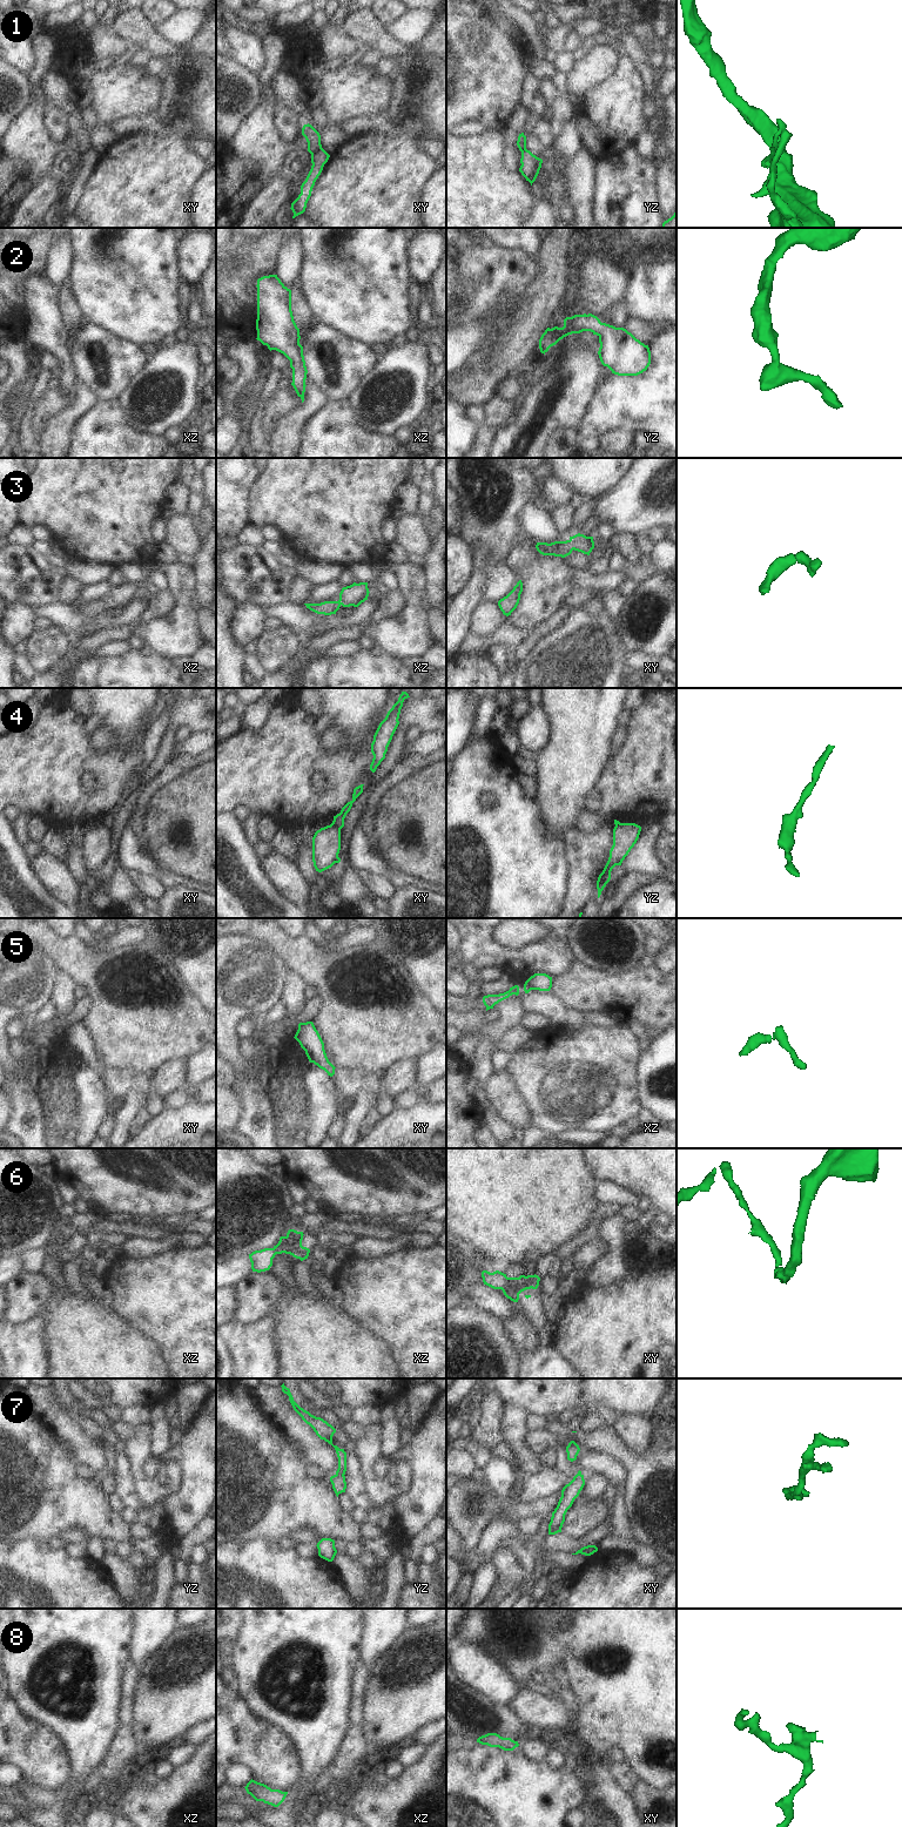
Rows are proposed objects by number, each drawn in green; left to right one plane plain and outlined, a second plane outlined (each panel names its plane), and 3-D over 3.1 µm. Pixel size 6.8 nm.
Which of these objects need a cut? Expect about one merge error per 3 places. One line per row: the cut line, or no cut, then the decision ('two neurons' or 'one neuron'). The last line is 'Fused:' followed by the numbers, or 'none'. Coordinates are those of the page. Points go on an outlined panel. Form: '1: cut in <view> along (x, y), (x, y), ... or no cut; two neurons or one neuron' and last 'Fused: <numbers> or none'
1: cut in xy along (321, 147), (311, 155); two neurons
2: no cut; one neuron
3: no cut; one neuron
4: cut in xy along (331, 823), (340, 830); two neurons
5: cut in xz along (525, 982), (532, 989); two neurons
6: no cut; one neuron
7: no cut; one neuron
8: no cut; one neuron
Fused: 1, 4, 5

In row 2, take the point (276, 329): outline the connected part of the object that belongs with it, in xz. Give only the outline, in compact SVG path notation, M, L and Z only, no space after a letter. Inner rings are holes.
M277 275L257 279L257 341L268 349L283 353L290 360L292 383L297 396L304 402L307 366L299 329L291 311L291 290Z

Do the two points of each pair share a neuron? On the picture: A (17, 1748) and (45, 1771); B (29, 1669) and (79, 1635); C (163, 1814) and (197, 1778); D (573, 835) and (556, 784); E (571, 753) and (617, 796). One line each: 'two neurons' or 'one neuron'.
A: one neuron
B: one neuron
C: one neuron
D: two neurons
E: two neurons

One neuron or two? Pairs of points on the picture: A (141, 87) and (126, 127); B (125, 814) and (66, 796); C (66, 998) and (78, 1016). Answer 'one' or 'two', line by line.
A: two
B: two
C: two

